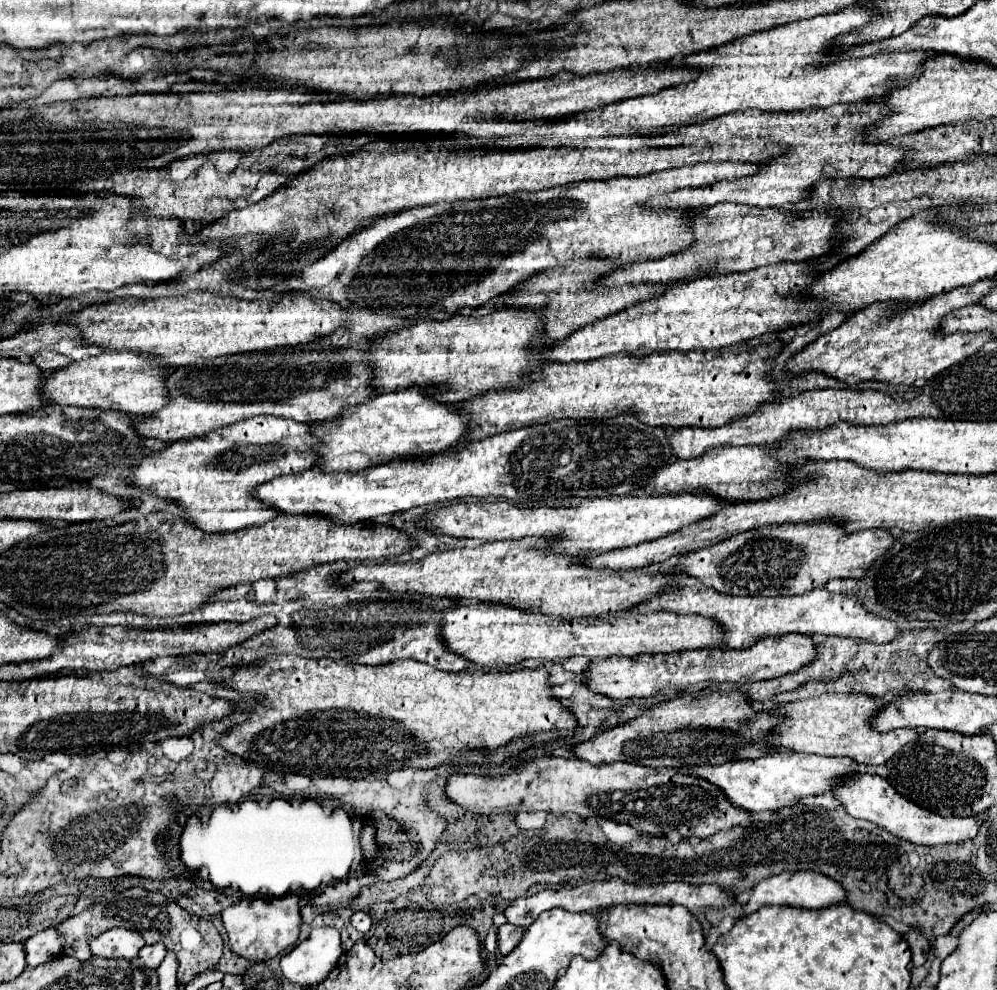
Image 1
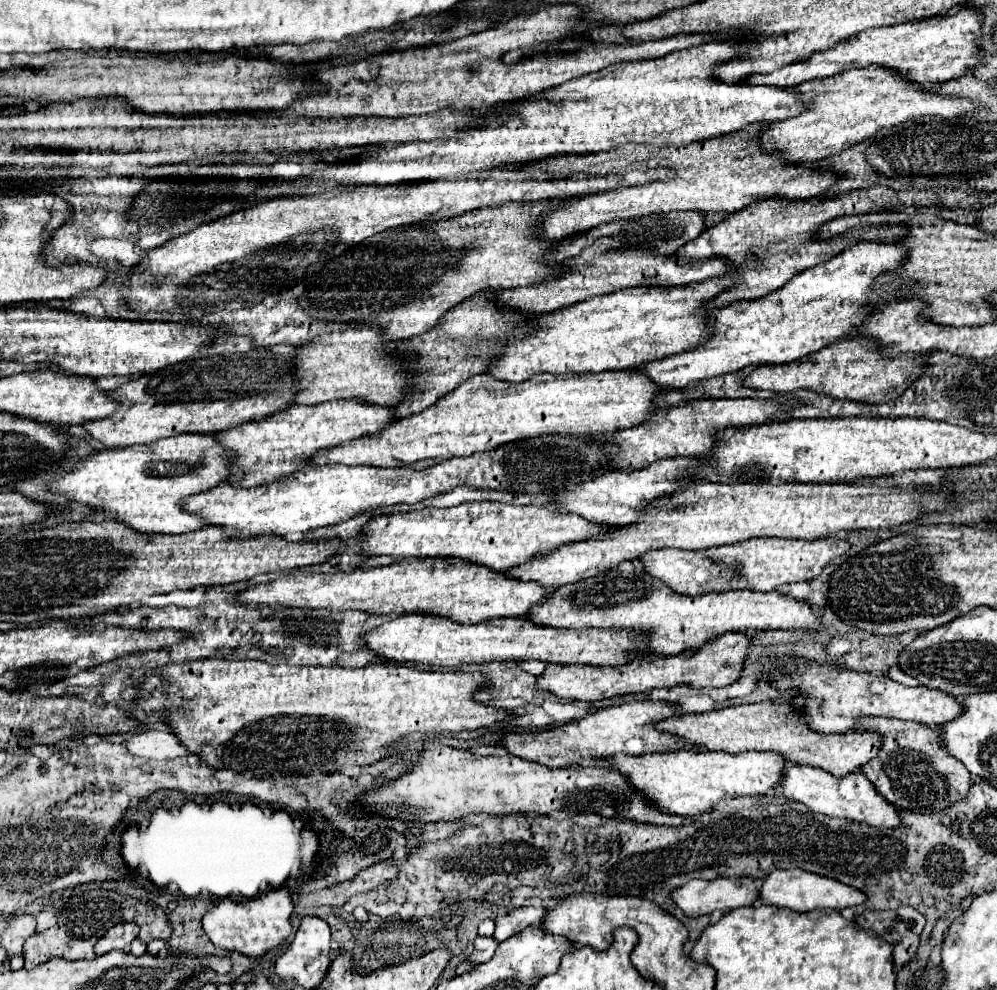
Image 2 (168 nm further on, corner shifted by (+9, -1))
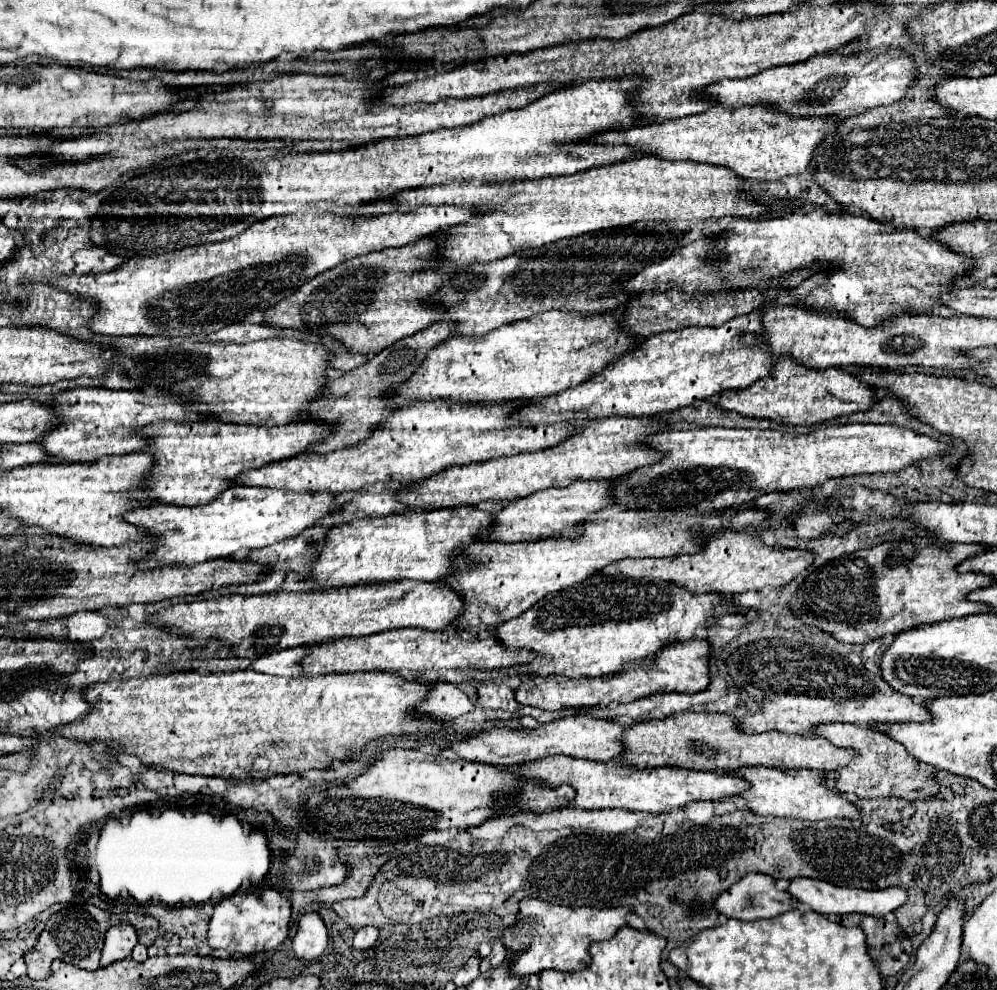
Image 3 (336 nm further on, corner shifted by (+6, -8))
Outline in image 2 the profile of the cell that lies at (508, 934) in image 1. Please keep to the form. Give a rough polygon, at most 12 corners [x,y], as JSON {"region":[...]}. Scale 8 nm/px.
{"region":[[478,936],[474,952],[470,954],[472,964],[488,962],[498,942],[496,938]]}

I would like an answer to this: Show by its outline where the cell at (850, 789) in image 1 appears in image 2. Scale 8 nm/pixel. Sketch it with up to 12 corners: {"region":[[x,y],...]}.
{"region":[[788,764],[780,790],[814,812],[904,826],[860,772]]}

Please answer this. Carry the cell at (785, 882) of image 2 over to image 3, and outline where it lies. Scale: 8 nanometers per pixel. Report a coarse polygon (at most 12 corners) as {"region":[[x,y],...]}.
{"region":[[793,879],[787,889],[821,915],[885,917],[907,901],[903,885],[837,887]]}

